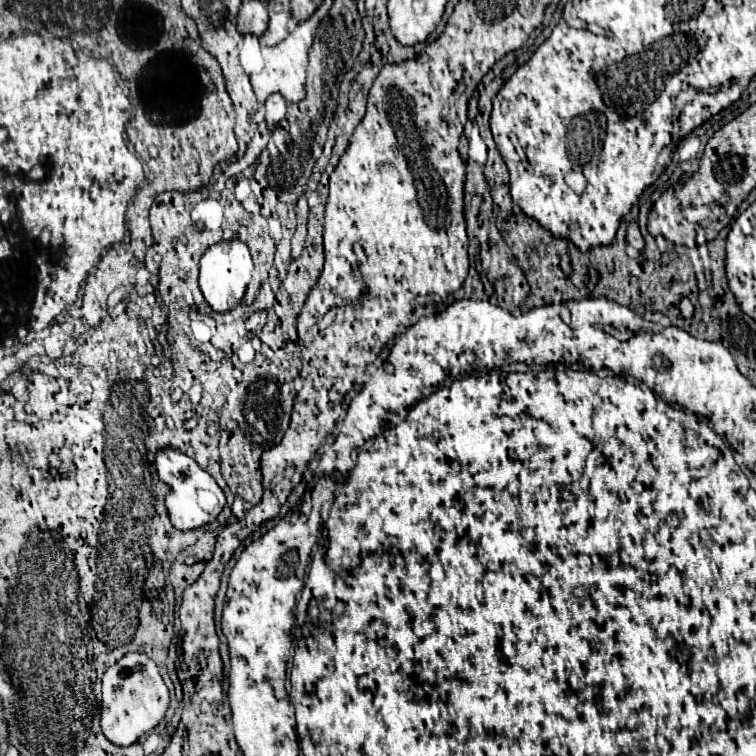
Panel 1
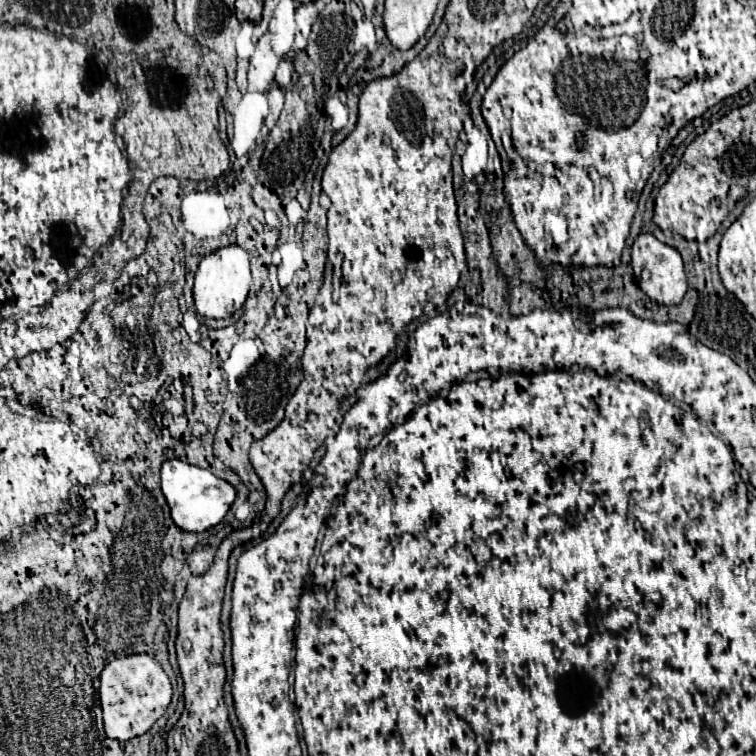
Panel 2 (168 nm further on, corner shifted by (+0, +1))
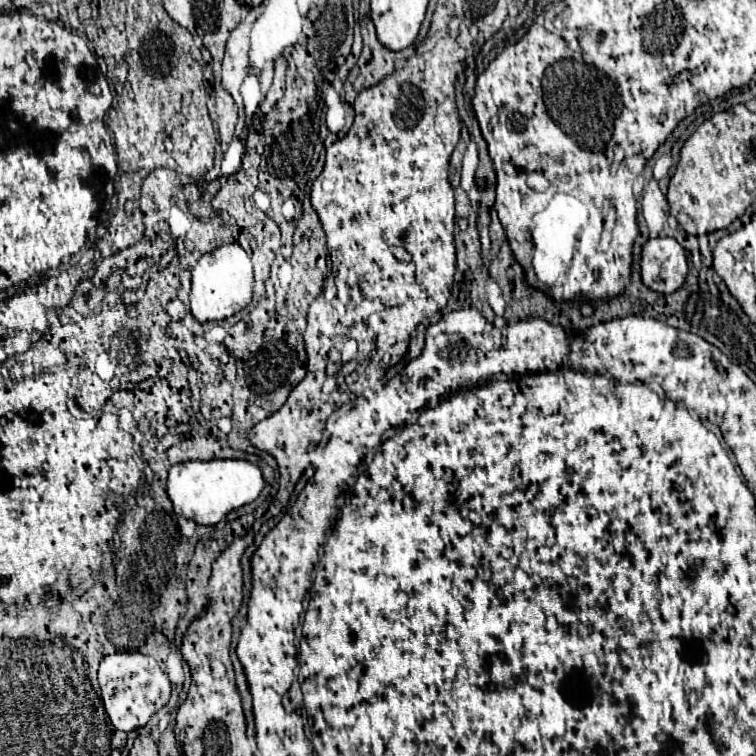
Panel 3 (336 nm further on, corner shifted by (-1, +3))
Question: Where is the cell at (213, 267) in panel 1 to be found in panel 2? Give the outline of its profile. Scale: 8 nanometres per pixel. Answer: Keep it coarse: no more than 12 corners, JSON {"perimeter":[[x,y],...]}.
{"perimeter":[[237,244],[205,256],[195,310],[227,318],[245,304],[249,254]]}

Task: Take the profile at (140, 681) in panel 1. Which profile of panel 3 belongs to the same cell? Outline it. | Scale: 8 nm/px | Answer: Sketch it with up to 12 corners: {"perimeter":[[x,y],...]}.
{"perimeter":[[106,656],[98,682],[112,726],[132,732],[168,704],[152,656]]}

